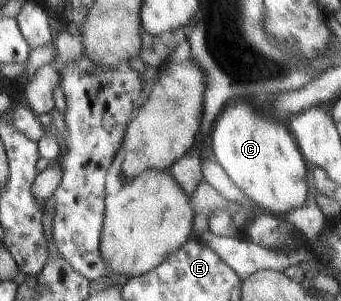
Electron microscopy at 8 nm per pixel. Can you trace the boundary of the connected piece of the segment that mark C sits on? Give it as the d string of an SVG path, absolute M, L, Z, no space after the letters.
M235 102L223 110L210 136L215 160L227 176L255 202L255 212L285 216L305 204L309 190L305 159L292 132L287 132L279 120L259 114L247 102Z

